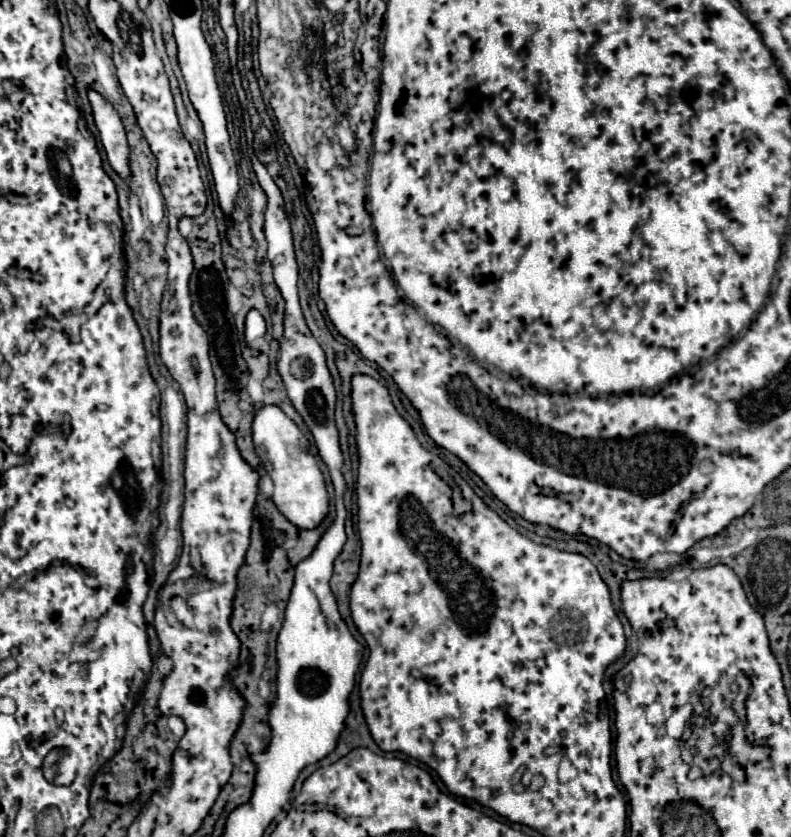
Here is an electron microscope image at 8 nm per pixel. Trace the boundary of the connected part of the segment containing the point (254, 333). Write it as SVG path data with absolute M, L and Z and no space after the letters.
M250 308L246 314L246 328L244 328L246 344L250 346L254 340L264 338L264 336L266 336L266 322L256 308Z

